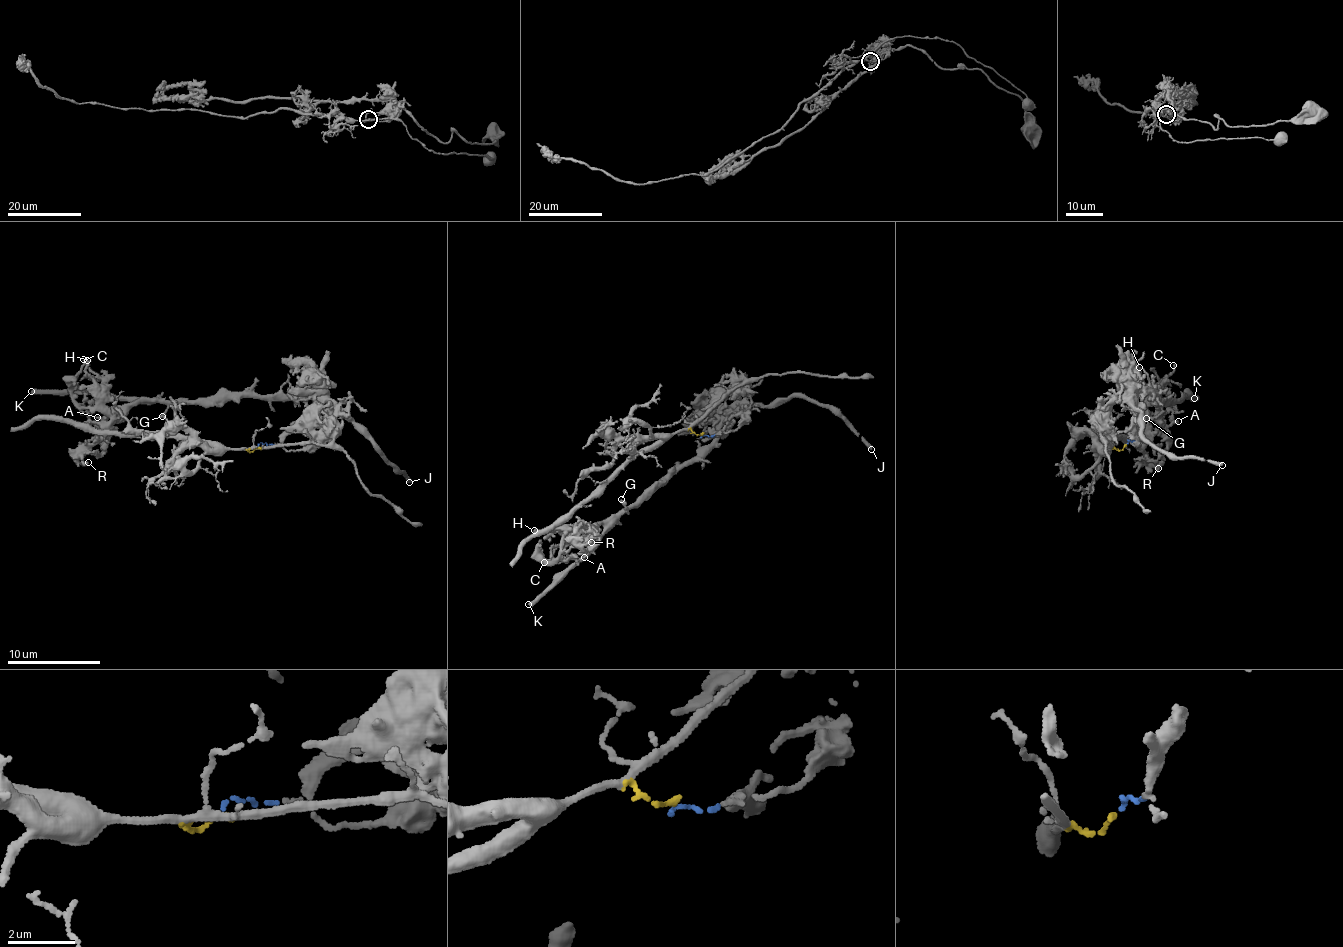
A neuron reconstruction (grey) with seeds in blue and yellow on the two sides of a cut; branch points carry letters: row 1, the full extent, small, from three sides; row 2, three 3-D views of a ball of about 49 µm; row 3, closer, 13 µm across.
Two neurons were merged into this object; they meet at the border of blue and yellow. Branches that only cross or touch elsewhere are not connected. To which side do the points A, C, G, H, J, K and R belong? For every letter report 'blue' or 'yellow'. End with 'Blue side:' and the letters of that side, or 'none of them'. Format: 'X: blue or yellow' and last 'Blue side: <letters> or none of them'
A: blue
C: blue
G: blue
H: blue
J: blue
K: blue
R: blue
Blue side: A, C, G, H, J, K, R

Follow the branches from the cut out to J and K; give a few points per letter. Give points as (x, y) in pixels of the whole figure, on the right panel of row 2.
J: (1127, 444), (1135, 441), (1136, 408), (1150, 441), (1177, 456), (1223, 465)
K: (1127, 444), (1135, 441), (1142, 421), (1137, 394), (1153, 392), (1159, 400), (1175, 403), (1182, 398), (1195, 397)

